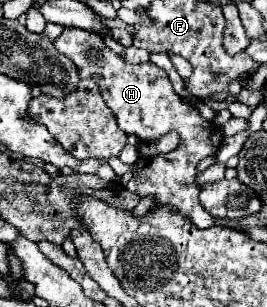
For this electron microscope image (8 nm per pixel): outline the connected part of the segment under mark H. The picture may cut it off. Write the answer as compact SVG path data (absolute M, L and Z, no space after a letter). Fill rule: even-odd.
M66 27L54 45L62 55L70 57L78 65L78 73L82 79L90 79L94 75L102 77L98 83L100 93L106 105L116 115L118 127L124 133L134 133L140 141L156 141L168 131L180 133L182 143L178 145L178 149L166 155L152 157L146 163L146 167L138 175L134 175L134 179L130 179L126 189L136 193L140 199L154 197L158 203L156 207L168 207L180 213L198 229L212 227L212 217L202 209L198 201L200 187L196 185L196 165L200 159L218 153L222 143L222 129L212 121L202 119L190 101L182 101L174 93L172 83L164 69L156 67L154 63L132 65L122 61L116 53L112 53L104 45L104 41L96 33L90 33L86 29Z

